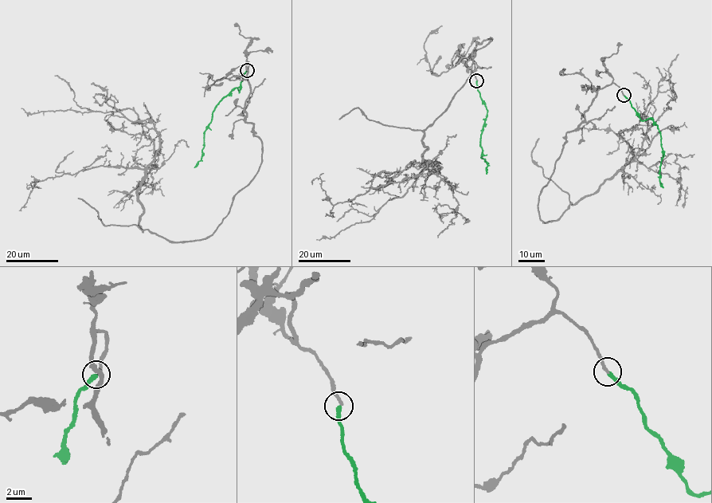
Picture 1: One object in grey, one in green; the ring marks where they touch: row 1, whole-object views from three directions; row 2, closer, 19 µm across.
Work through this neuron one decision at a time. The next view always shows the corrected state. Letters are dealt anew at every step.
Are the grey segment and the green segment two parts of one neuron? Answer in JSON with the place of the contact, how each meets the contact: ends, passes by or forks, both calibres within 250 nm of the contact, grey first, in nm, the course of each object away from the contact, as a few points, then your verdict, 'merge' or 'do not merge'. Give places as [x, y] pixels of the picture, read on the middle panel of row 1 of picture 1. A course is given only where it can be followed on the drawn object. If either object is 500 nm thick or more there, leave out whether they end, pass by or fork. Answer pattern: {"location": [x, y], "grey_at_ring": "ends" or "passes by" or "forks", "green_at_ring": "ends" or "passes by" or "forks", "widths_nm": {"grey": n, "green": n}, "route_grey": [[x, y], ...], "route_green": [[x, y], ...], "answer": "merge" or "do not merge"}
{"location": [476, 80], "grey_at_ring": "ends", "green_at_ring": "ends", "widths_nm": {"grey": 220, "green": 280}, "route_grey": [[477, 80], [466, 57], [490, 38], [424, 131], [421, 159], [437, 163], [370, 220], [316, 239]], "route_green": [[477, 80], [477, 89], [487, 111], [480, 140], [483, 150], [482, 157], [488, 165], [486, 174]], "answer": "do not merge"}

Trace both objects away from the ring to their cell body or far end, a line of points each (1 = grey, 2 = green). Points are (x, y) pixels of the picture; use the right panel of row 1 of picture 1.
1: (623, 96), (613, 83), (602, 88), (566, 133), (539, 196), (545, 222), (632, 159), (676, 98), (670, 72)
2: (623, 96), (641, 119), (651, 118), (659, 131), (663, 152), (659, 181), (663, 188)

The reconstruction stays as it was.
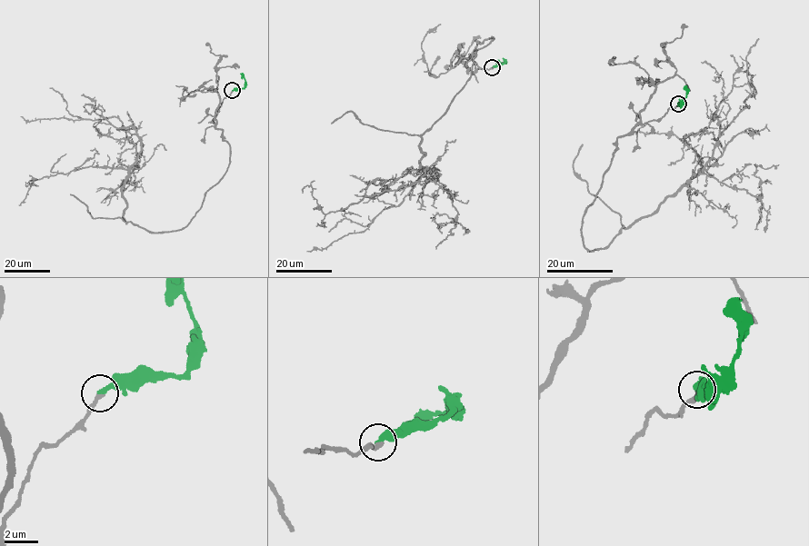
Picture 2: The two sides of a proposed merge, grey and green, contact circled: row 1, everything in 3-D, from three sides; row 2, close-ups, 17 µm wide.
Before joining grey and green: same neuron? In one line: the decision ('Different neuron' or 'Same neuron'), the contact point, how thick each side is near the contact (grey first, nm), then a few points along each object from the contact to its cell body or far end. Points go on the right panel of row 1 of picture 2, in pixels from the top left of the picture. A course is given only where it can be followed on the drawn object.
Same neuron. Place: (678, 104). Thickness 260 nm (grey) against 280 nm. Course of grey: (677, 104), (617, 138), (583, 218), (589, 251), (701, 172), (755, 94), (747, 62). Course of green: (677, 104), (681, 106), (686, 85)

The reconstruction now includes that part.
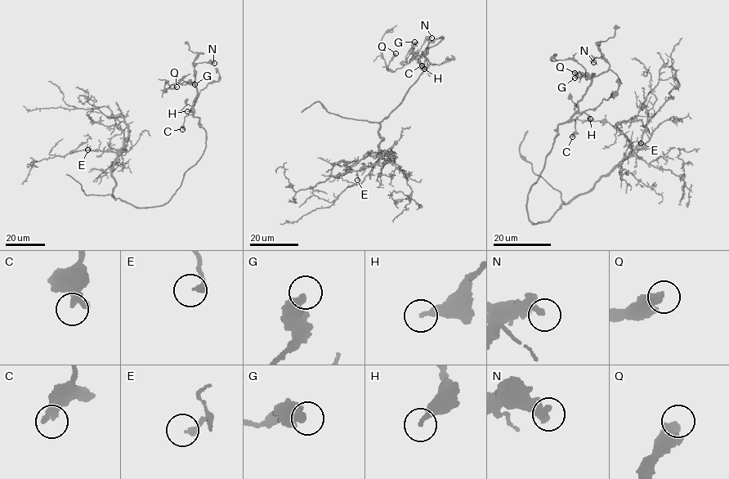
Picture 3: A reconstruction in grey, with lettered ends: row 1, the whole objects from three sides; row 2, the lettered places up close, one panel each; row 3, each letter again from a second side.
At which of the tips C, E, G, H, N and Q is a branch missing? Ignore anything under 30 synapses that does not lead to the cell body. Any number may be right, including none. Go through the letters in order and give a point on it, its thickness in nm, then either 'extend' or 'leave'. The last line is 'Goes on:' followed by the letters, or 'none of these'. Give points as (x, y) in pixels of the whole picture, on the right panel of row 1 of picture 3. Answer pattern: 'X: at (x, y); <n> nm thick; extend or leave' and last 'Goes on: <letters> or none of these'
C: at (572, 136); 400 nm thick; leave
E: at (641, 143); 240 nm thick; leave
G: at (574, 78); 500 nm thick; leave
H: at (590, 118); 320 nm thick; leave
N: at (593, 62); 320 nm thick; leave
Q: at (574, 73); 550 nm thick; leave
Goes on: none of these

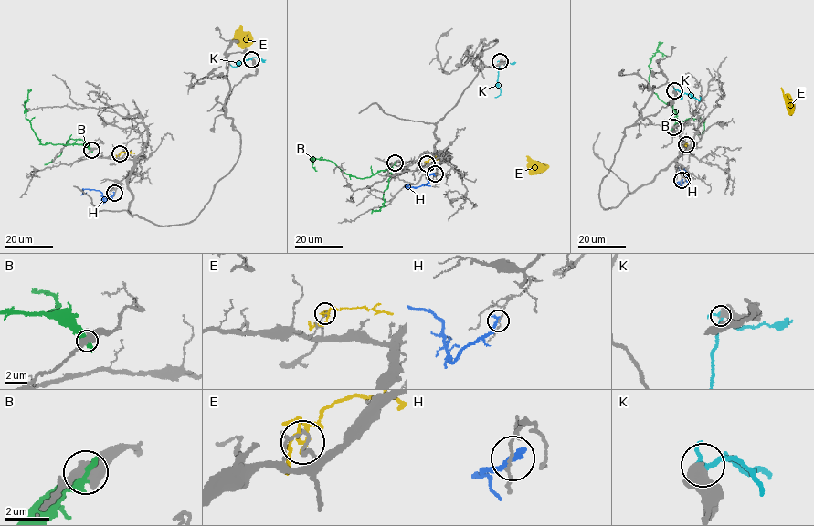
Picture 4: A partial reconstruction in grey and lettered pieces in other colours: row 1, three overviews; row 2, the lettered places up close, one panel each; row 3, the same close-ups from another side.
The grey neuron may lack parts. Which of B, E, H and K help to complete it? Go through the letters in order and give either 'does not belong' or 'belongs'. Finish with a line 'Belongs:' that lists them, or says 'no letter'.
B: does not belong
E: does not belong
H: does not belong
K: does not belong
Belongs: no letter

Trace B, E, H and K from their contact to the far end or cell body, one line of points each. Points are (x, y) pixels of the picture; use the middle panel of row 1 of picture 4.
B: (395, 163), (385, 170), (360, 178), (345, 173), (332, 161), (313, 159)
E: (427, 163), (432, 158), (530, 172), (526, 156)
H: (435, 174), (429, 174), (427, 185), (409, 184)
K: (500, 61), (497, 83), (501, 92), (495, 97)

